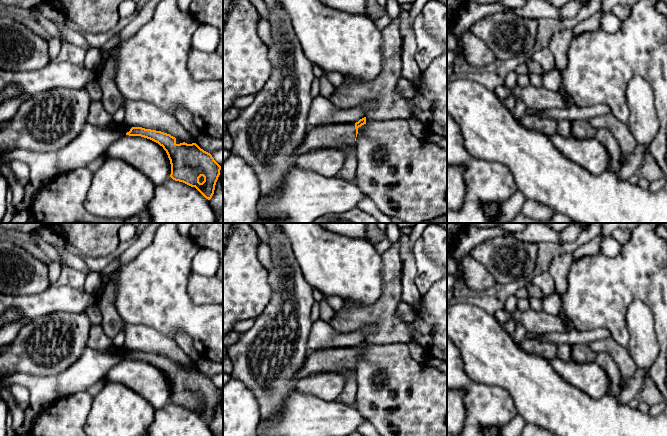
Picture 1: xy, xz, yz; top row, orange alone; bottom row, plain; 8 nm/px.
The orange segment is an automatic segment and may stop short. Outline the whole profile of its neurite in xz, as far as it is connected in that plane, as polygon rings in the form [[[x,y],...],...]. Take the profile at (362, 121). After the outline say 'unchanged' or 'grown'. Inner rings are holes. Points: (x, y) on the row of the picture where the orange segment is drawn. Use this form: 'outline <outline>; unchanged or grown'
outline [[[366,117],[354,123],[341,123],[310,128],[302,144],[294,151],[298,156],[322,148],[339,149],[350,146],[355,147],[358,128],[366,124]]]; grown

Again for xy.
outline [[[132,127],[126,135],[141,136],[158,143],[170,160],[170,177],[195,187],[206,199],[212,198],[221,166],[210,153],[201,149],[196,143],[177,144],[175,137],[161,131]]]; unchanged

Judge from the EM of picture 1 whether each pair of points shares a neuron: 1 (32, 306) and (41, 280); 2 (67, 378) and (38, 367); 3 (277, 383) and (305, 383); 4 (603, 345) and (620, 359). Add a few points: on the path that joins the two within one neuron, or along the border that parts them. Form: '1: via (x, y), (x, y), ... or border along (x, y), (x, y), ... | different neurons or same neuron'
1: border along (50, 286), (38, 293), (14, 296) | different neurons
2: border along (77, 361), (60, 373), (34, 376) | different neurons
3: border along (295, 382), (296, 387) | different neurons
4: via (607, 345), (617, 355) | same neuron

